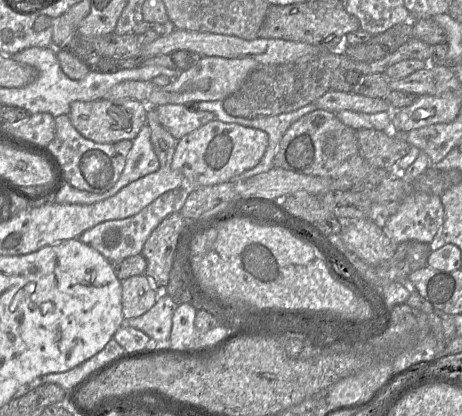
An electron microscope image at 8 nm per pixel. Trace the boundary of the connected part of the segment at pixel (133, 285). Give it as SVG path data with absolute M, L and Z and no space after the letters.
M145 274L121 281L122 314L125 320L136 318L153 307L157 300L157 285Z

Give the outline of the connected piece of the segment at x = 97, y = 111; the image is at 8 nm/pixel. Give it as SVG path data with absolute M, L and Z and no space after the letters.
M129 98L115 100L97 99L74 101L70 105L69 117L73 126L87 139L97 143L115 143L133 140L147 122L148 105Z

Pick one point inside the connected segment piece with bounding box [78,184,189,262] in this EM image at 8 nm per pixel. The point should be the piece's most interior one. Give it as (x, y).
(118, 239)

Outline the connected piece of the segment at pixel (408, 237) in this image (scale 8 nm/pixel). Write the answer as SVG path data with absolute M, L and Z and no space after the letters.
M417 191L401 202L382 229L397 244L406 241L430 243L442 229L444 214L440 196Z

